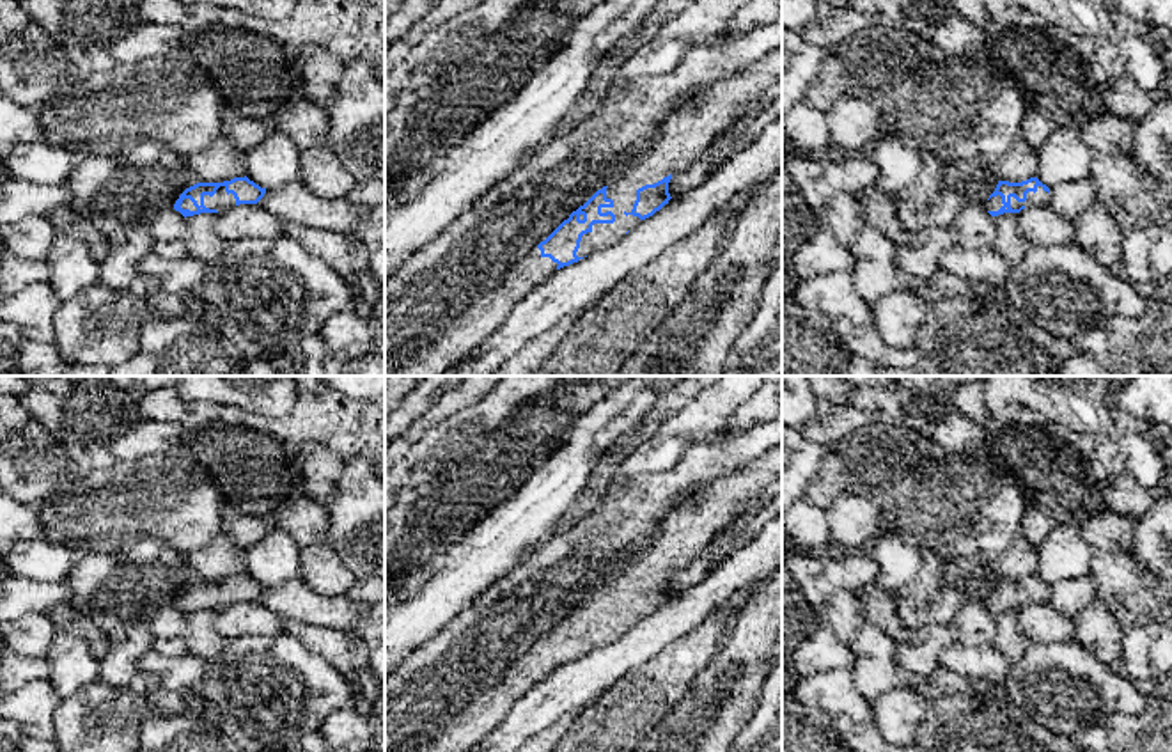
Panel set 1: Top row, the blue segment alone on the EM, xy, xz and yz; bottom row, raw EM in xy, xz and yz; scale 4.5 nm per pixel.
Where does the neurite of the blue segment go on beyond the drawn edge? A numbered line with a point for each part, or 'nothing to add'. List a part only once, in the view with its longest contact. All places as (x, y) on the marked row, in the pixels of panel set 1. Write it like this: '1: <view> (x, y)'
1: xz (685, 135)

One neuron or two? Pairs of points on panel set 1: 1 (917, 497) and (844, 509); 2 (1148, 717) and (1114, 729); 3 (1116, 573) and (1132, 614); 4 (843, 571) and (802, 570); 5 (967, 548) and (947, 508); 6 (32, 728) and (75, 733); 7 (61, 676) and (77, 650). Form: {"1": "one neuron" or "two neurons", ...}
{"1": "two neurons", "2": "one neuron", "3": "one neuron", "4": "one neuron", "5": "two neurons", "6": "two neurons", "7": "one neuron"}

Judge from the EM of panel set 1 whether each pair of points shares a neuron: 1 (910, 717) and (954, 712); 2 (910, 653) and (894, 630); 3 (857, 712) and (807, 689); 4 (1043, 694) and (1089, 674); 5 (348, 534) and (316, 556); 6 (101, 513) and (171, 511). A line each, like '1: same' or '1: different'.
1: different
2: different
3: same
4: same
5: different
6: same

